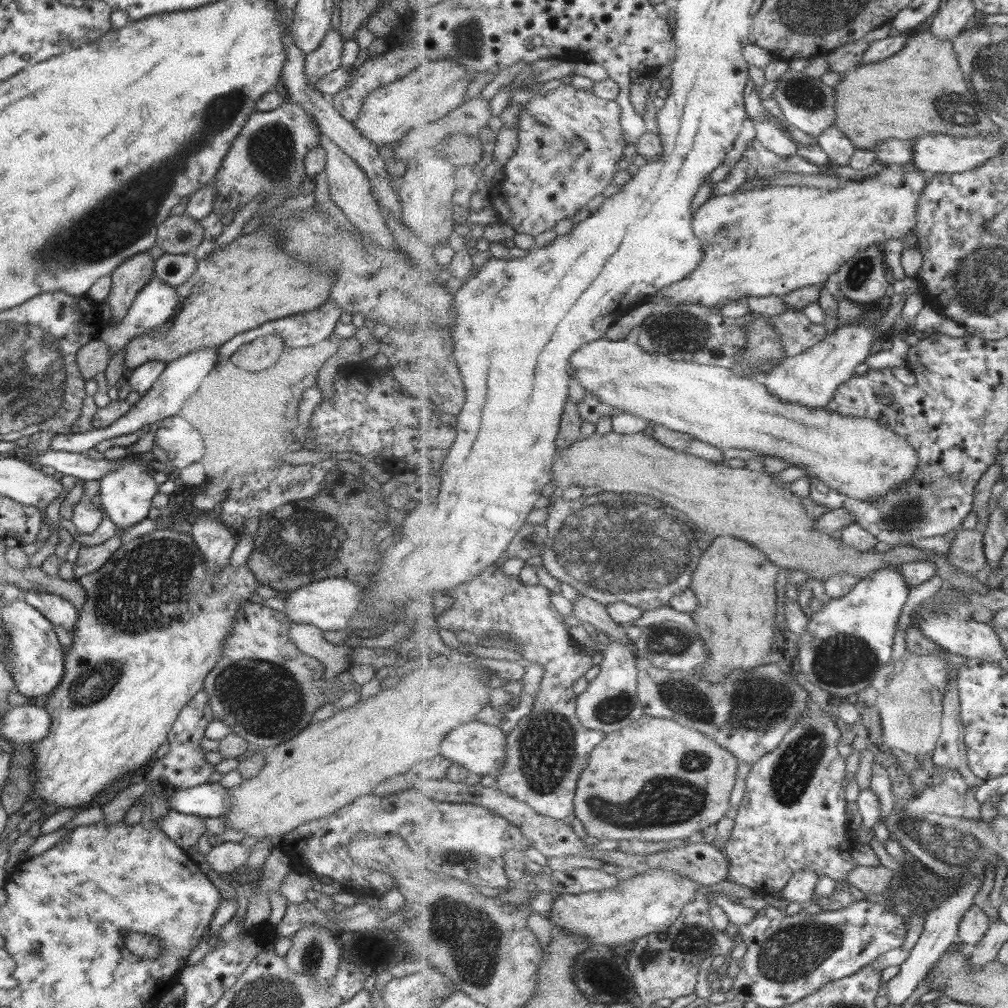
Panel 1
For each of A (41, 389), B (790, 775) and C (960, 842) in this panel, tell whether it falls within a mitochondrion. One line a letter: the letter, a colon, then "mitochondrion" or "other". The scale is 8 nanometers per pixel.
A: mitochondrion
B: mitochondrion
C: mitochondrion

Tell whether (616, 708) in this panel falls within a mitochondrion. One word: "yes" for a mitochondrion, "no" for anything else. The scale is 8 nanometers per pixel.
yes

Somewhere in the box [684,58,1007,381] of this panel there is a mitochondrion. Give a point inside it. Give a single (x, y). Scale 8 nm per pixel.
(967, 117)

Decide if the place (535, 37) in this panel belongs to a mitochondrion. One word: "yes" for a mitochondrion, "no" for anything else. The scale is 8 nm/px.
no

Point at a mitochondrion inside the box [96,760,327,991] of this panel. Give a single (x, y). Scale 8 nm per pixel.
(311, 959)

